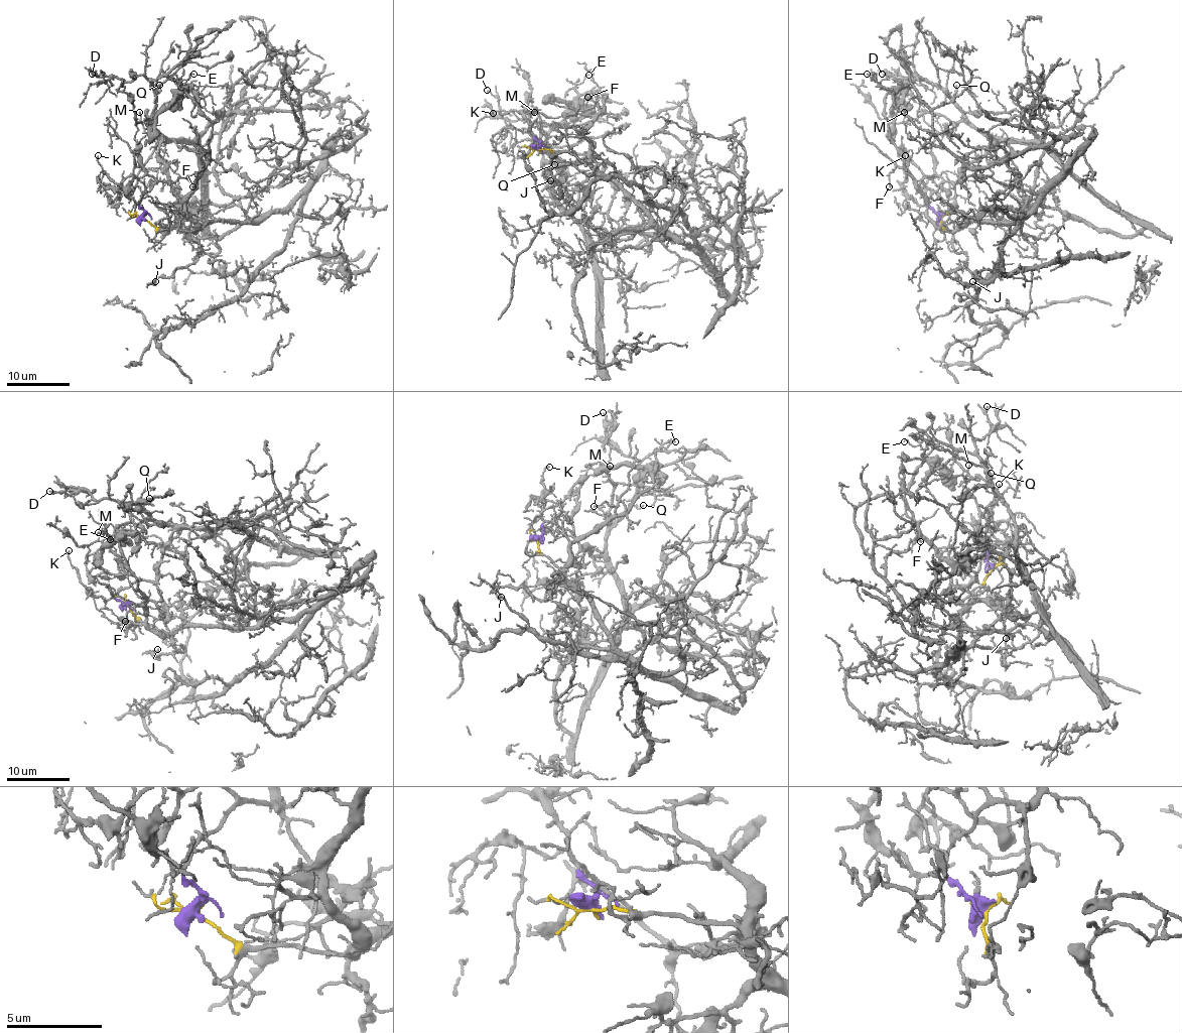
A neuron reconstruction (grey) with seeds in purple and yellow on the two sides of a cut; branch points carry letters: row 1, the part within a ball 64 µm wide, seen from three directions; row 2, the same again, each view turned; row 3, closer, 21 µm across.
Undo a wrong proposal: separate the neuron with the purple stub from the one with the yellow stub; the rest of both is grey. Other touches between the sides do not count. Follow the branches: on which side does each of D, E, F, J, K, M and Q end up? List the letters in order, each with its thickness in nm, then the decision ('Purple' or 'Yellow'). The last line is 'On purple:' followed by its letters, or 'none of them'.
D: Thickness 120 nm. Purple
E: Thickness 120 nm. Yellow
F: Thickness 130 nm. Yellow
J: Thickness 240 nm. Yellow
K: Thickness 130 nm. Purple
M: Thickness 110 nm. Purple
Q: Thickness 110 nm. Purple
On purple: D, K, M, Q

